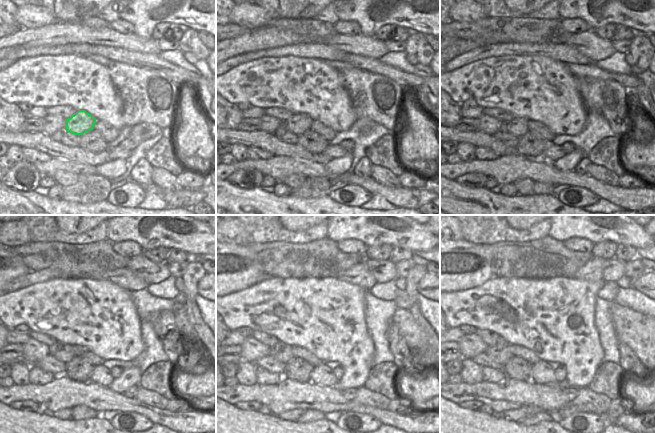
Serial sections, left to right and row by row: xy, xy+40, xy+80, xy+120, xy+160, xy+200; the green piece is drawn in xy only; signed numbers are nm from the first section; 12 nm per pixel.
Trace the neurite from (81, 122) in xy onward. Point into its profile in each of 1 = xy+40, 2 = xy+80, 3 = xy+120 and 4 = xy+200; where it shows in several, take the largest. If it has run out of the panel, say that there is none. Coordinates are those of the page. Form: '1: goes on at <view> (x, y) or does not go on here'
1: goes on at xy+40 (299, 123)
2: goes on at xy+80 (518, 126)
3: goes on at xy+120 (65, 354)
4: goes on at xy+200 (501, 356)

